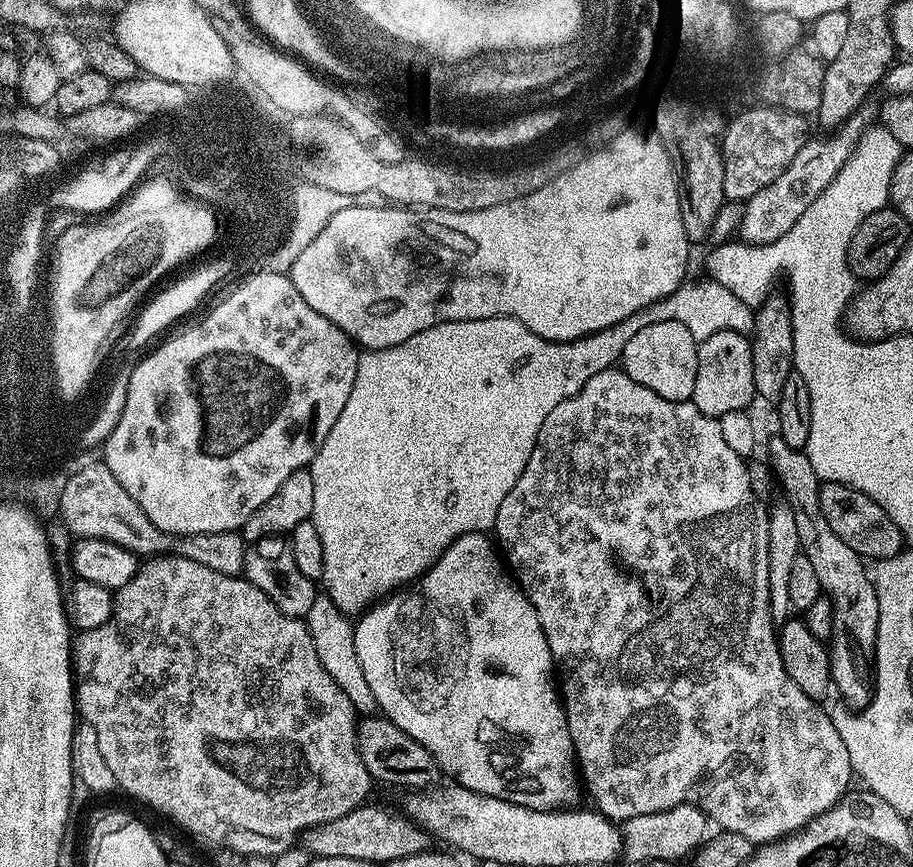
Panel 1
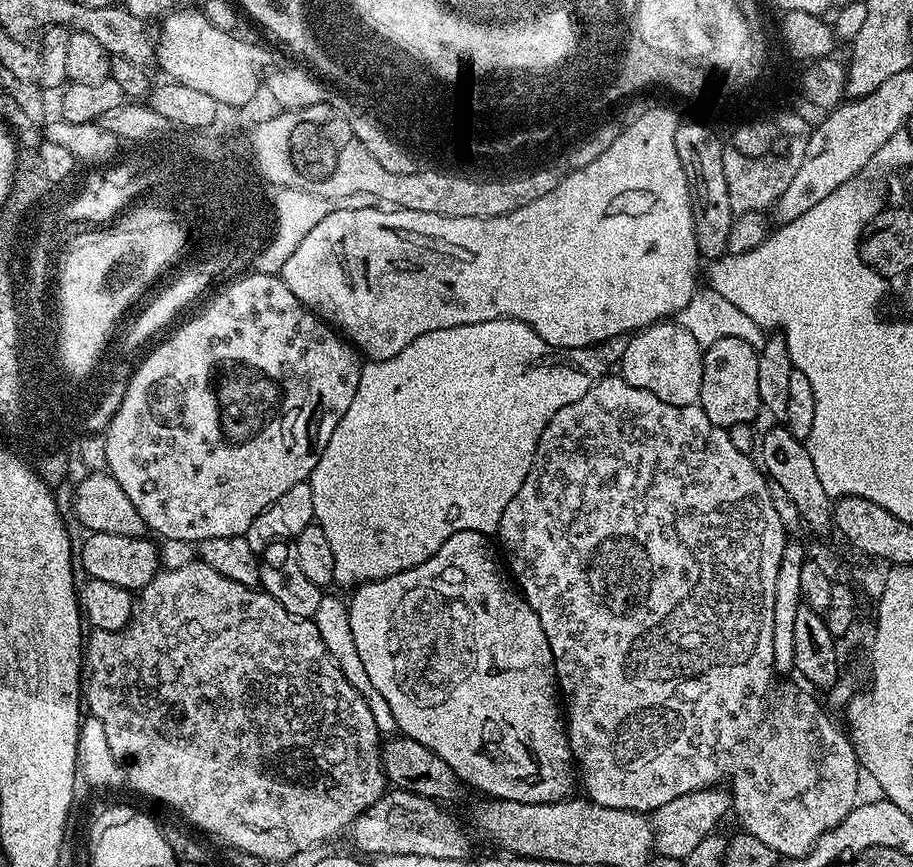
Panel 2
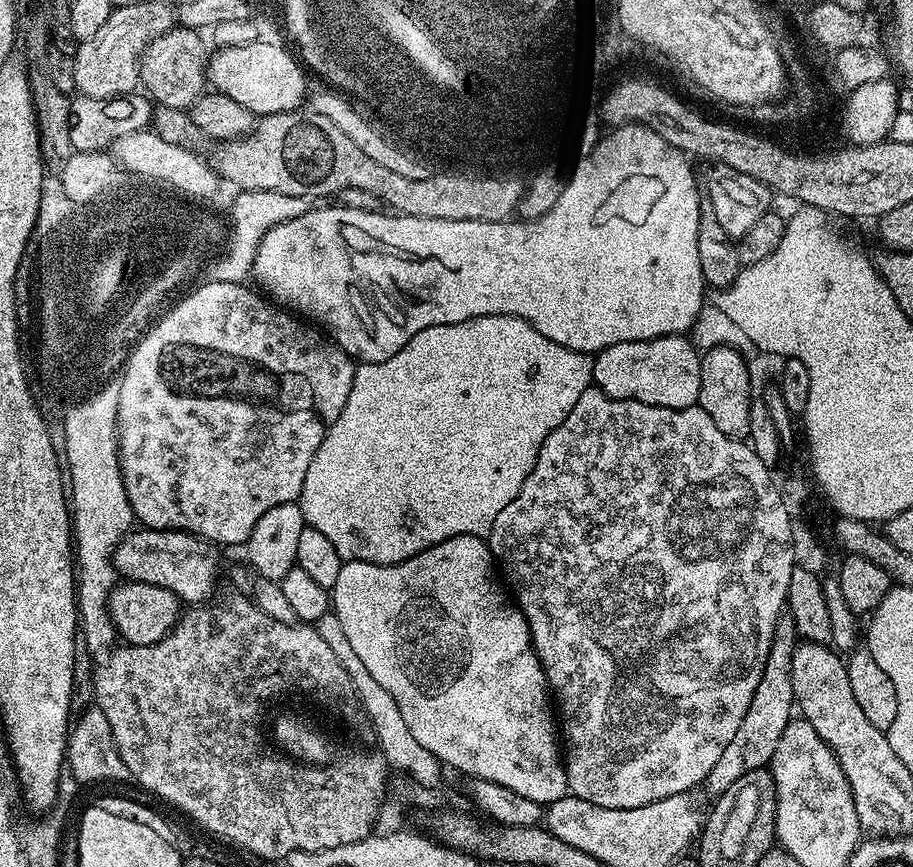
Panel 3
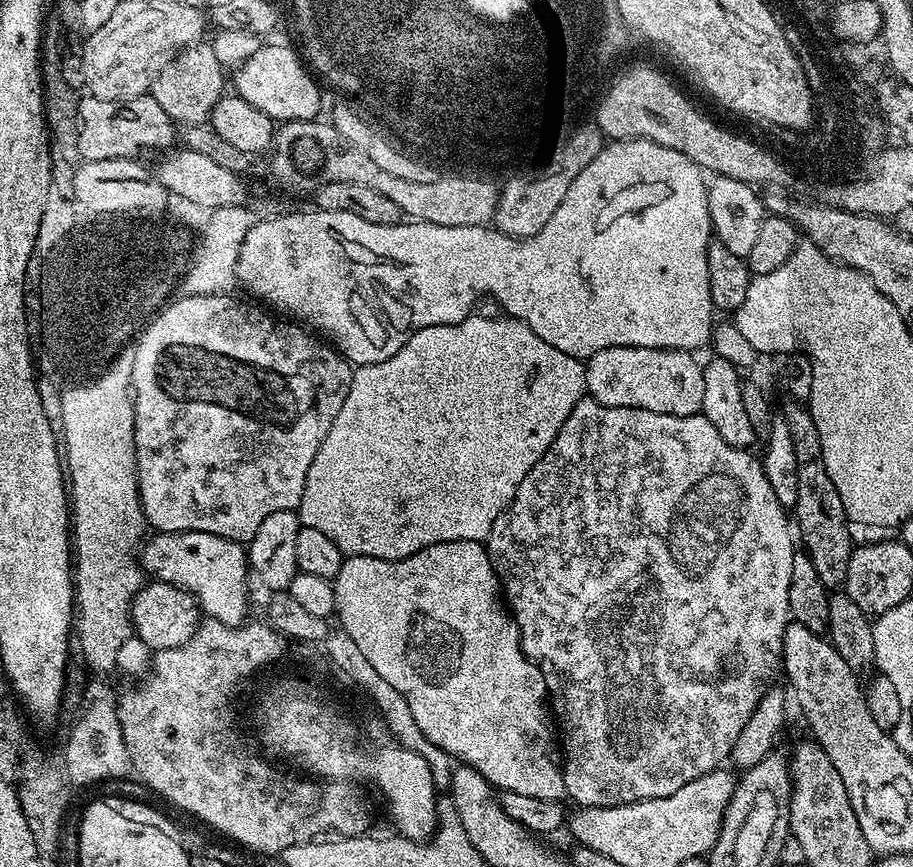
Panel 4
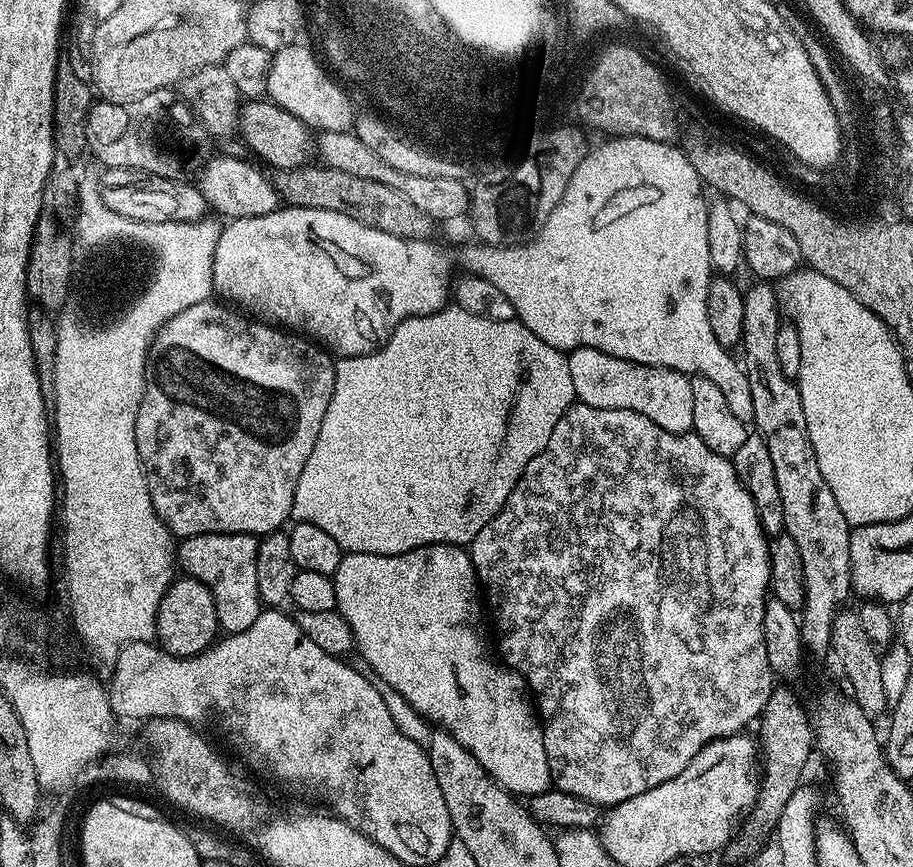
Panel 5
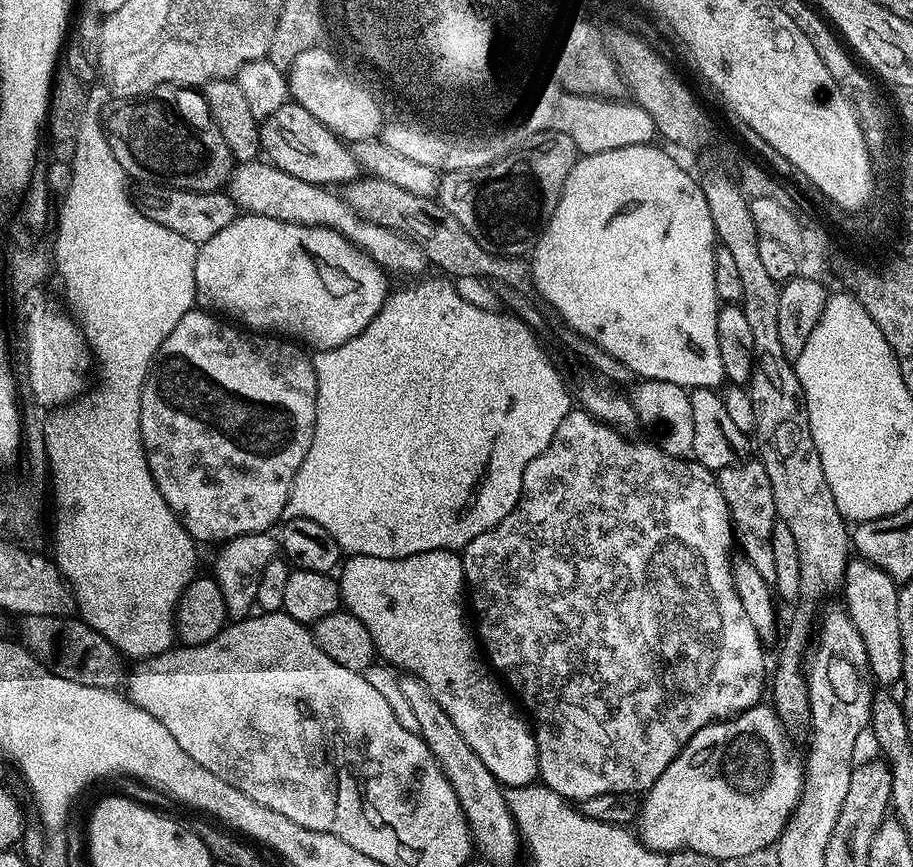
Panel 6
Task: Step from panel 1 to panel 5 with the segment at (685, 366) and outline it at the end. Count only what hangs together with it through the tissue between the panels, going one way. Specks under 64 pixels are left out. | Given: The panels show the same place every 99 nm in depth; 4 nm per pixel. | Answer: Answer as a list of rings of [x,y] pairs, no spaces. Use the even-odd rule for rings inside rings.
[[[574,348],[567,353],[570,366],[570,379],[574,381],[576,400],[586,406],[594,406],[602,410],[634,410],[634,414],[642,414],[642,418],[650,418],[667,432],[691,432],[694,422],[694,394],[690,390],[692,377],[678,370],[646,366],[638,362],[630,362],[622,358],[614,358],[605,352],[593,348]]]

